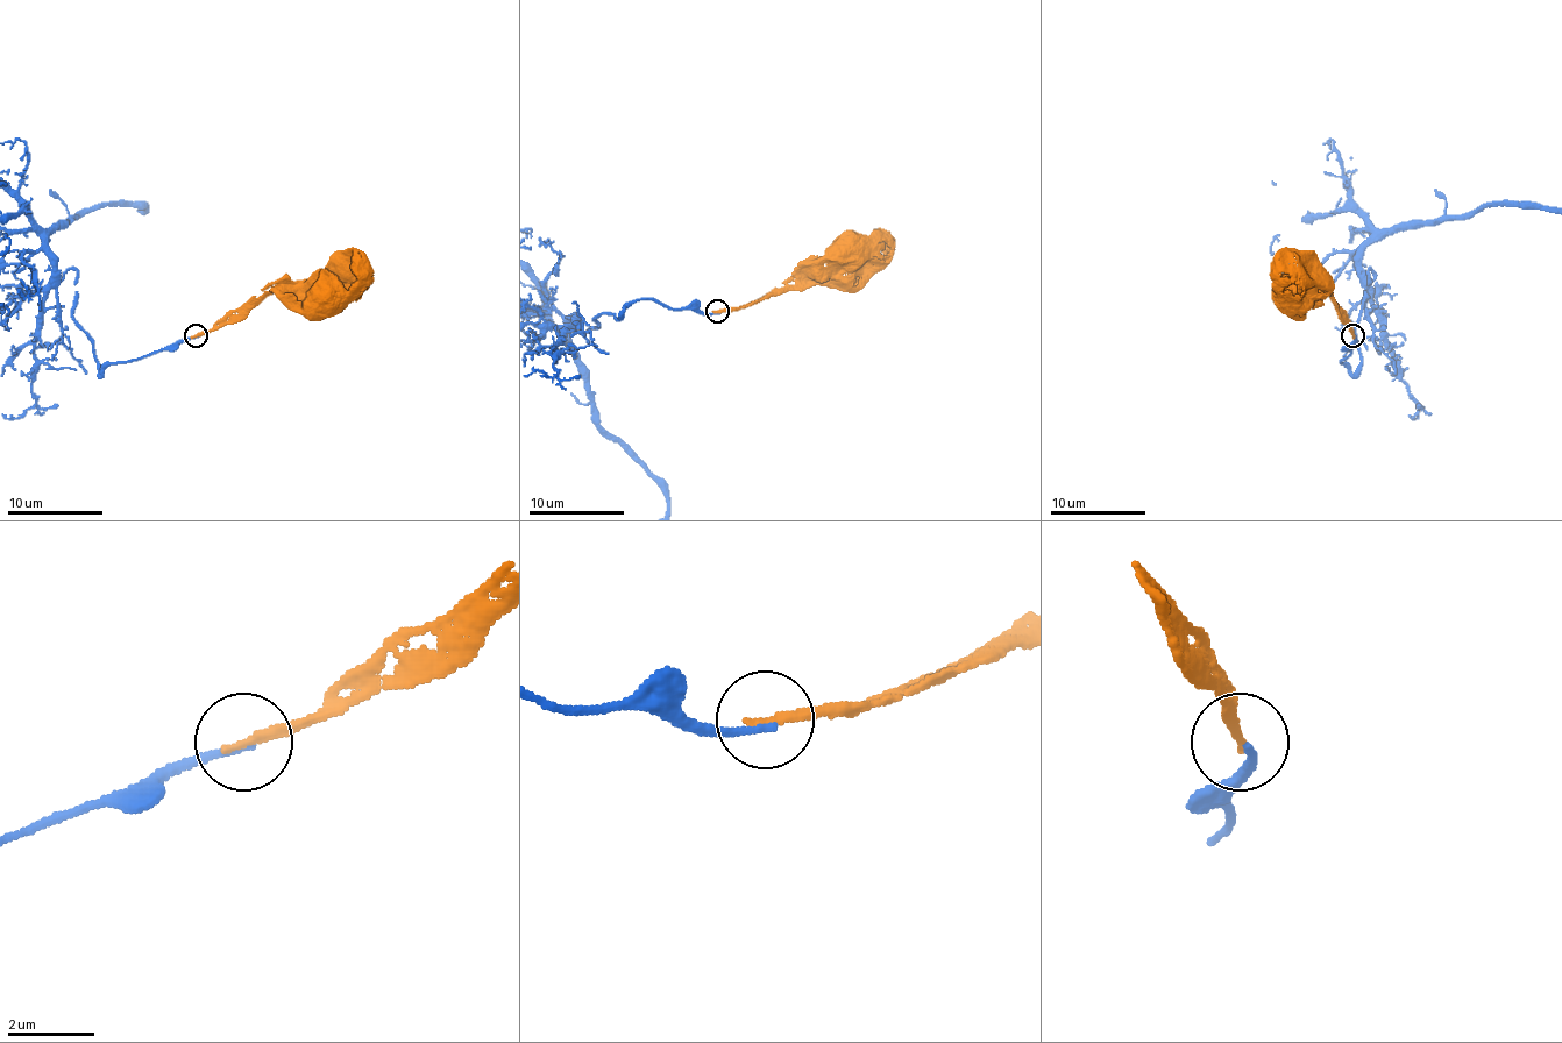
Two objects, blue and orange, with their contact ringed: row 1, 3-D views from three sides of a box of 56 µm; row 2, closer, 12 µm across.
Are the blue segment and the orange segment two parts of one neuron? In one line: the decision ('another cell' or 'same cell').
another cell

